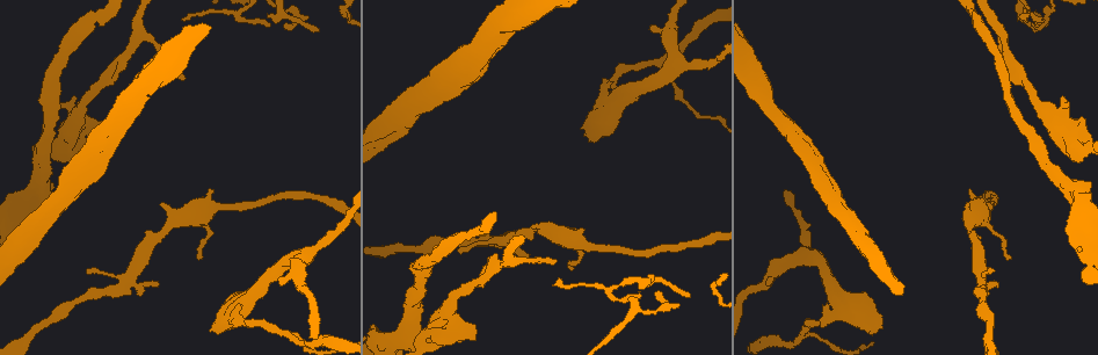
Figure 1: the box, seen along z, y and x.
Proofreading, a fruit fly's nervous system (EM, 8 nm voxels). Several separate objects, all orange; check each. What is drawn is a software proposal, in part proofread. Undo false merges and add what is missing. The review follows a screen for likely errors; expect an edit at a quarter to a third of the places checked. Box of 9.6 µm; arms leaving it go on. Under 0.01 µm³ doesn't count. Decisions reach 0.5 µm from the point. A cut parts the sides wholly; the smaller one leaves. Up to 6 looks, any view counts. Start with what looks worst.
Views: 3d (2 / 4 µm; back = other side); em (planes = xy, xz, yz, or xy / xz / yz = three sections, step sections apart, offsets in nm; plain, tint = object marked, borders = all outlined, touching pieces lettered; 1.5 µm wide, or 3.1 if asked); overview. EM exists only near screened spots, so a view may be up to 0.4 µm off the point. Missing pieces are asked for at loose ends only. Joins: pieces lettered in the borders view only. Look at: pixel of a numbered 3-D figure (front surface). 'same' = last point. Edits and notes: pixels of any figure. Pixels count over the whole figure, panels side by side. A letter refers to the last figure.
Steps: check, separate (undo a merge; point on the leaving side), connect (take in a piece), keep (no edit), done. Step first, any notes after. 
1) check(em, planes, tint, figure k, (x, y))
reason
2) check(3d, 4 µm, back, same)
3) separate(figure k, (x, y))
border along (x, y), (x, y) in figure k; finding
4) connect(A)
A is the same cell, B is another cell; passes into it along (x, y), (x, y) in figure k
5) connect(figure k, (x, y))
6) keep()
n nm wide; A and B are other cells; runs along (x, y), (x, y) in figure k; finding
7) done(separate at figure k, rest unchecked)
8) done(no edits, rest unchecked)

check(em, planes, borders, figure 1, (159, 284))
an open end

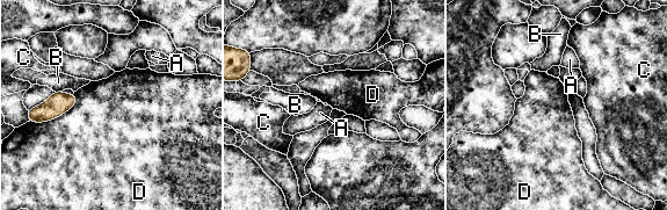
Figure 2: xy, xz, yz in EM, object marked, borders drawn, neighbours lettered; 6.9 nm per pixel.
keep()
A, B, C and D are other cells; border along (74, 93), (72, 107), (36, 123) in figure 2; none of them fits

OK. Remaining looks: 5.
check(em, planes, borders, figure 1, (581, 127))

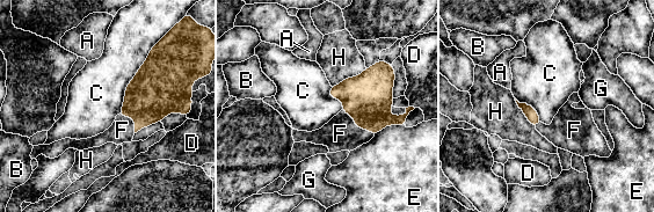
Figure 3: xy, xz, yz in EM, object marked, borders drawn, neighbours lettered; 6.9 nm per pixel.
connect(F)
F is the same cell, A, B, C, D, E, G and H are other cells; passes into it along (368, 97), (356, 125), (340, 133) in figure 3; the neuron continues

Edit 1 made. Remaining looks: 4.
check(3d, 2 µm, figure 1, (458, 249))
thin end

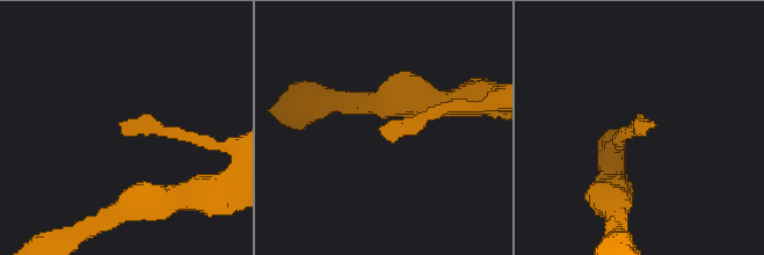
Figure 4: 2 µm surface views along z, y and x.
check(em, planes, borders, figure 4, (383, 131))
now the EM

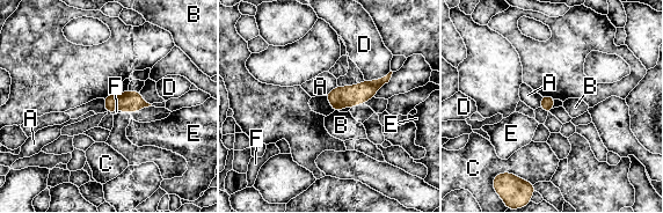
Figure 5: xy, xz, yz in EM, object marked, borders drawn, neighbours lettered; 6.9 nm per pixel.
keep()
A, B, C, D, E and F are other cells; runs along (386, 79), (359, 94), (329, 96) in figure 5; no lettered piece goes on from it

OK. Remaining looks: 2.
done(connect at figure 3, rest unchecked)

